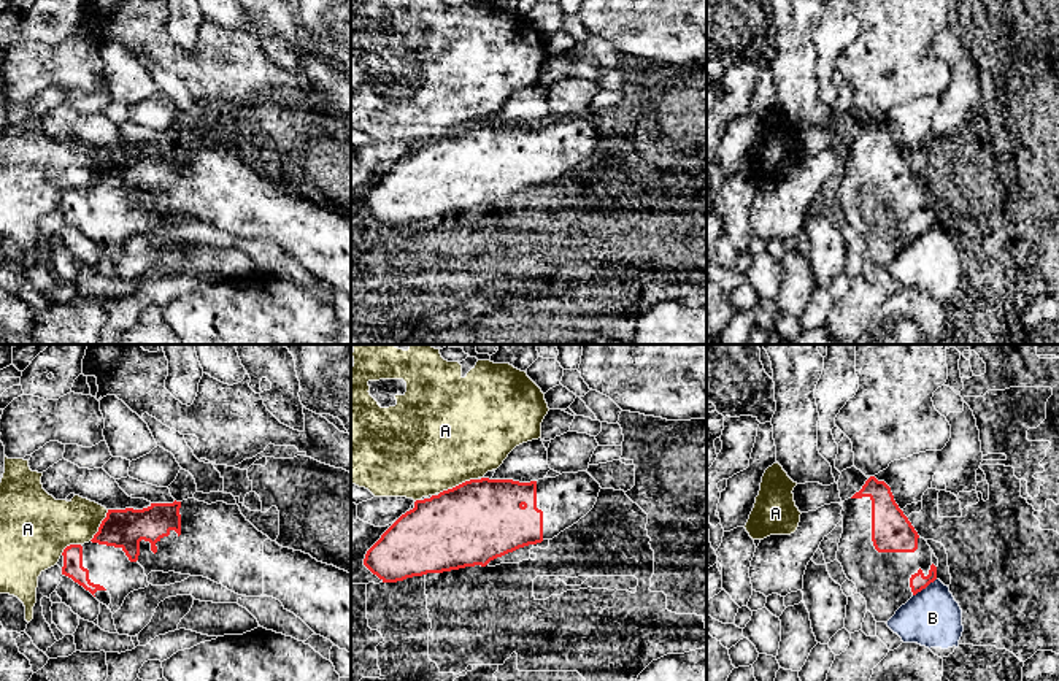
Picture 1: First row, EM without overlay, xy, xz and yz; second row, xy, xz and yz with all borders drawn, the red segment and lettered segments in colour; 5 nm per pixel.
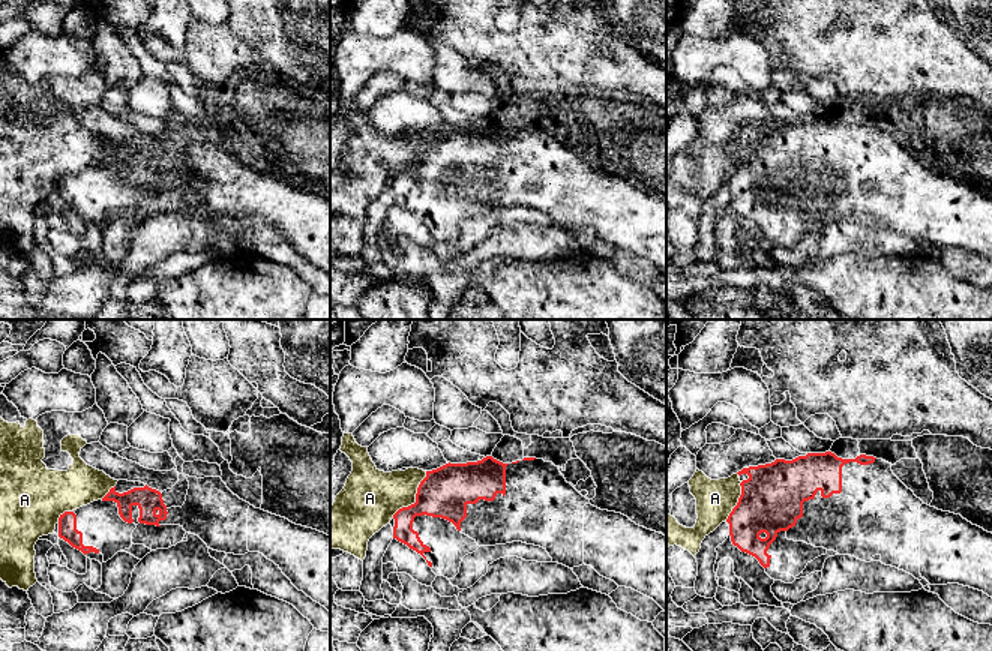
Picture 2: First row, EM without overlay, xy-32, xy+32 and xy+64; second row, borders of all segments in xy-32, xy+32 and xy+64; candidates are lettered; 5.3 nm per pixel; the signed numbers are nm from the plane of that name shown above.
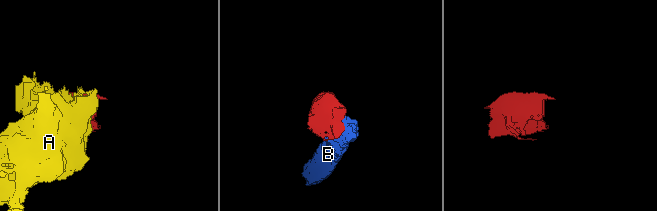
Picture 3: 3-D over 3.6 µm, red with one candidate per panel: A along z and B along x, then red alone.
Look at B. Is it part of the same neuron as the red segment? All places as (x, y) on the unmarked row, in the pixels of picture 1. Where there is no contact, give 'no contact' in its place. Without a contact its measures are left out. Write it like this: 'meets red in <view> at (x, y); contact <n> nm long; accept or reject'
meets red in yz at (924, 232); contact 150 nm long; reject

